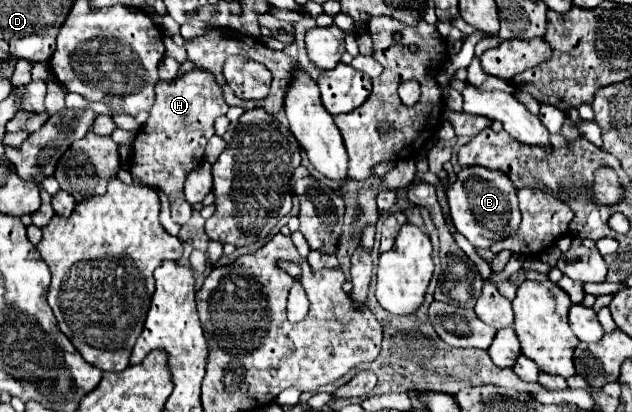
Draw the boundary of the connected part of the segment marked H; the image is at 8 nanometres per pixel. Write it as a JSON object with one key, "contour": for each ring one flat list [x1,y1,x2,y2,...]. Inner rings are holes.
{"contour":[[193,69,181,79,159,81,155,85,155,105,133,143,129,171,133,179,165,191,171,203,171,217,177,225,185,225,193,211,183,197,183,183,189,171,201,161,207,141,215,135,213,121,219,115,225,115,227,109,229,105,223,99,223,89,215,83,215,79,211,79,211,75,207,75,207,71]]}

